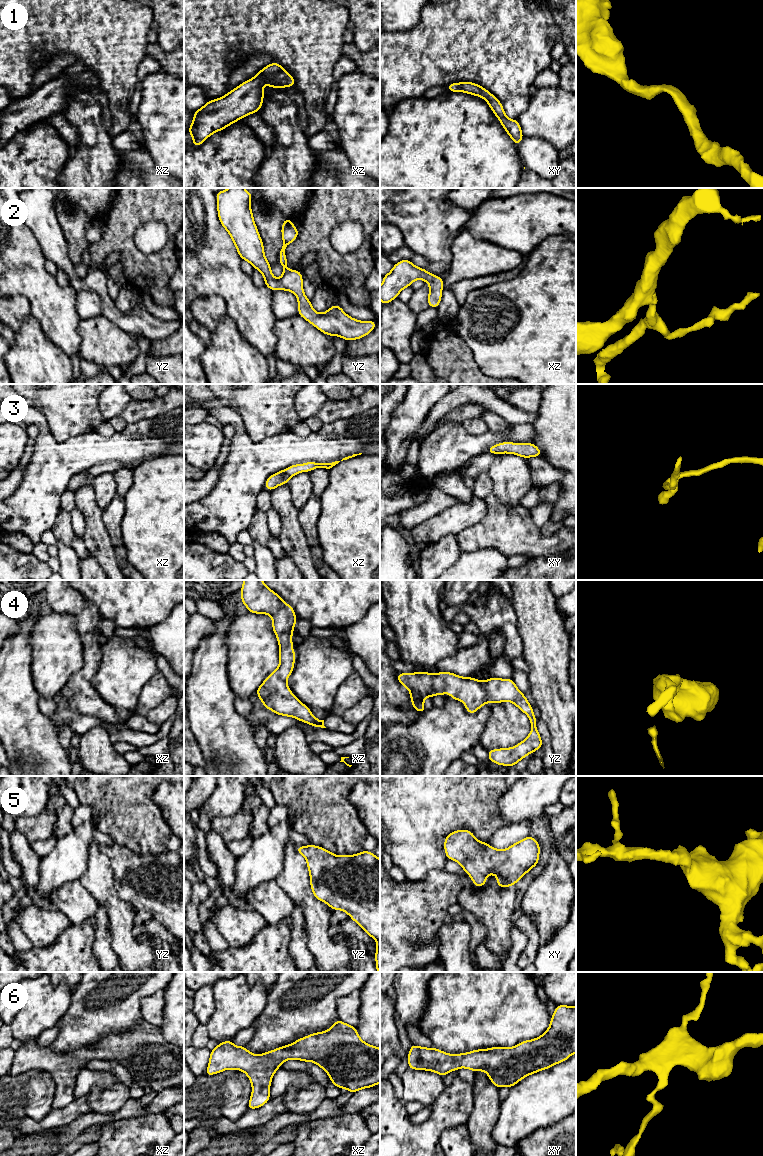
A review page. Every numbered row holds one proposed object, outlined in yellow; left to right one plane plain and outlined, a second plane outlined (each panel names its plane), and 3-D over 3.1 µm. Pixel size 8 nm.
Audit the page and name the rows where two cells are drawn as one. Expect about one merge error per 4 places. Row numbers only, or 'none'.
none

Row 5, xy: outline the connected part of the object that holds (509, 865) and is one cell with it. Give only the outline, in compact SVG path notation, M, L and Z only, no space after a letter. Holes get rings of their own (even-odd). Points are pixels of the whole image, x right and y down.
M461 829L452 831L445 837L444 850L447 859L459 863L477 888L486 885L486 878L493 873L497 877L497 886L507 888L516 883L534 866L538 866L540 855L539 842L528 835L510 847L498 850L487 842L481 842L474 837L472 831Z

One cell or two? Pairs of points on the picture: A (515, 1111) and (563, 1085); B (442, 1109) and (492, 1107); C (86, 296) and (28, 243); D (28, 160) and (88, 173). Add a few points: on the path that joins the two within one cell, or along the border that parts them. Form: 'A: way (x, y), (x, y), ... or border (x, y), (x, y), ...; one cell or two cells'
A: way (527, 1108), (532, 1103), (551, 1095); one cell
B: border (473, 1085), (473, 1110), (465, 1123); two cells
C: border (76, 292), (76, 312), (79, 315); two cells
D: border (70, 155), (57, 177); two cells

